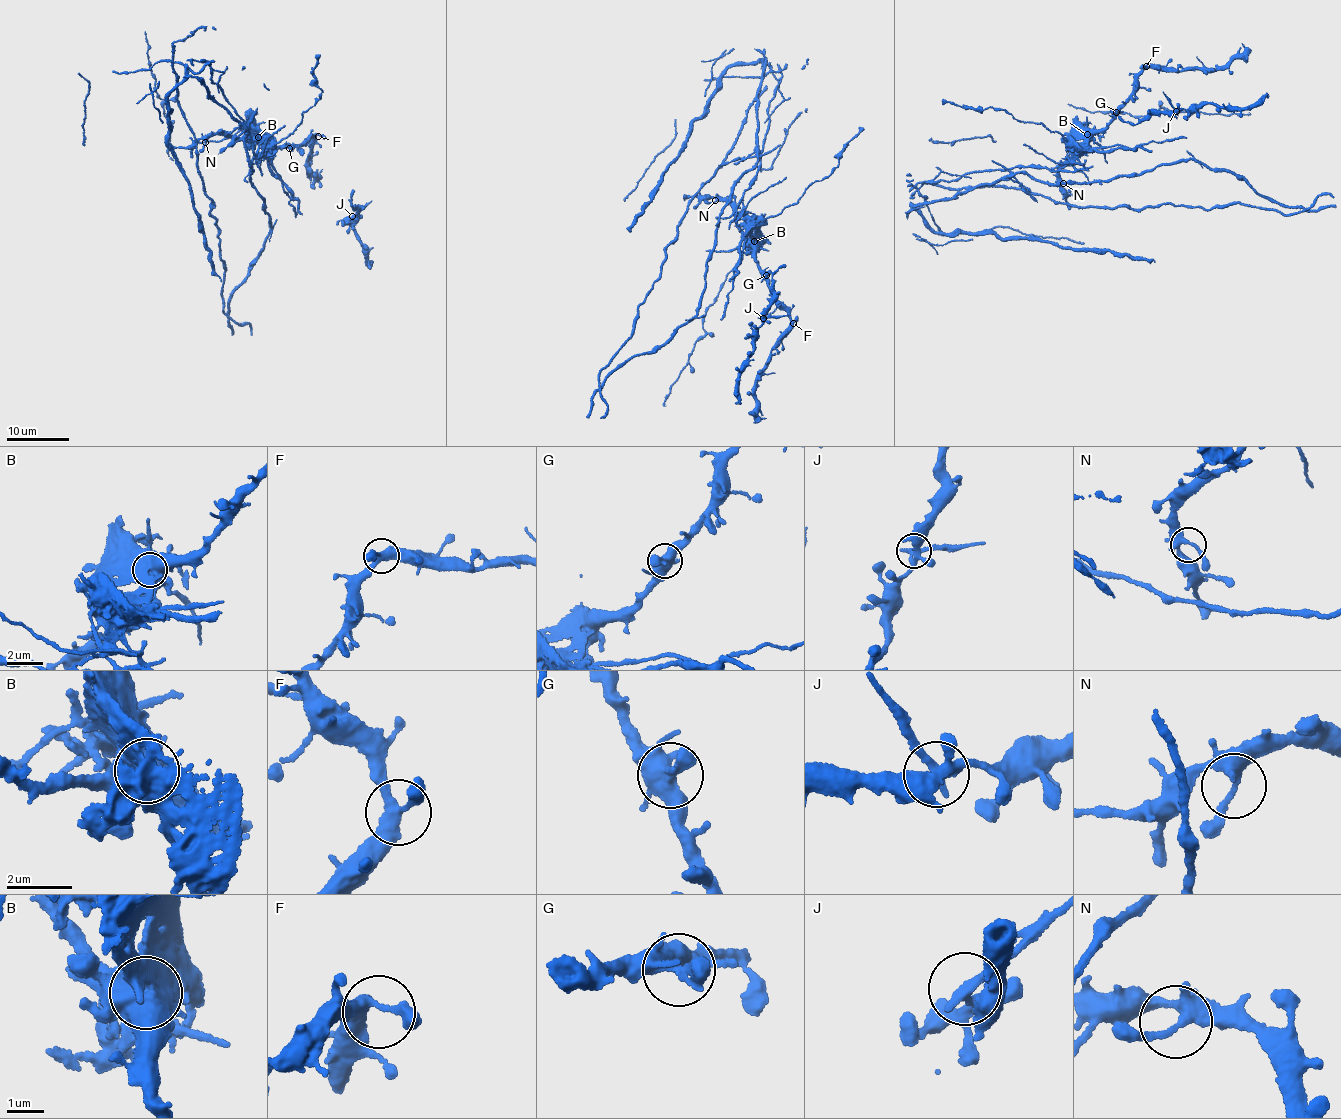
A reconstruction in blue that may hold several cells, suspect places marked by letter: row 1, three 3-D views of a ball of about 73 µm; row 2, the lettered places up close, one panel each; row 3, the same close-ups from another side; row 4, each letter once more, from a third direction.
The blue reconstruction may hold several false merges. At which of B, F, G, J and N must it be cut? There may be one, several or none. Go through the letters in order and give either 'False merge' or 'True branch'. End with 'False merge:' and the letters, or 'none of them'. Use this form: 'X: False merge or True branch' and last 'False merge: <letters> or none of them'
B: False merge
F: True branch
G: True branch
J: False merge
N: True branch
False merge: B, J

